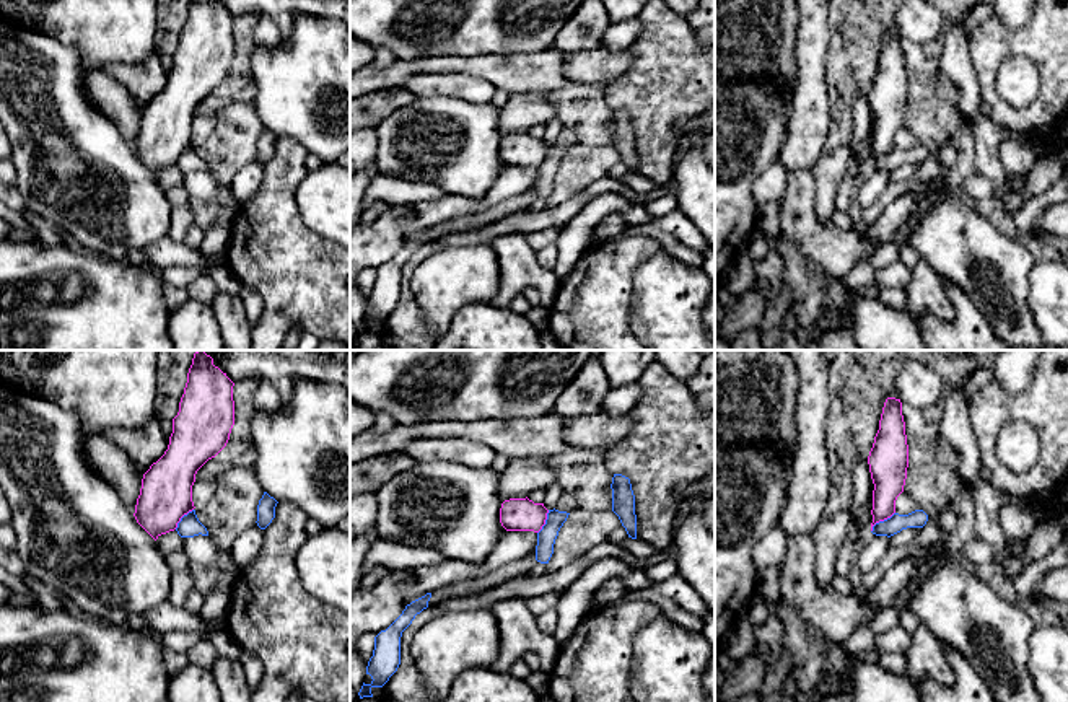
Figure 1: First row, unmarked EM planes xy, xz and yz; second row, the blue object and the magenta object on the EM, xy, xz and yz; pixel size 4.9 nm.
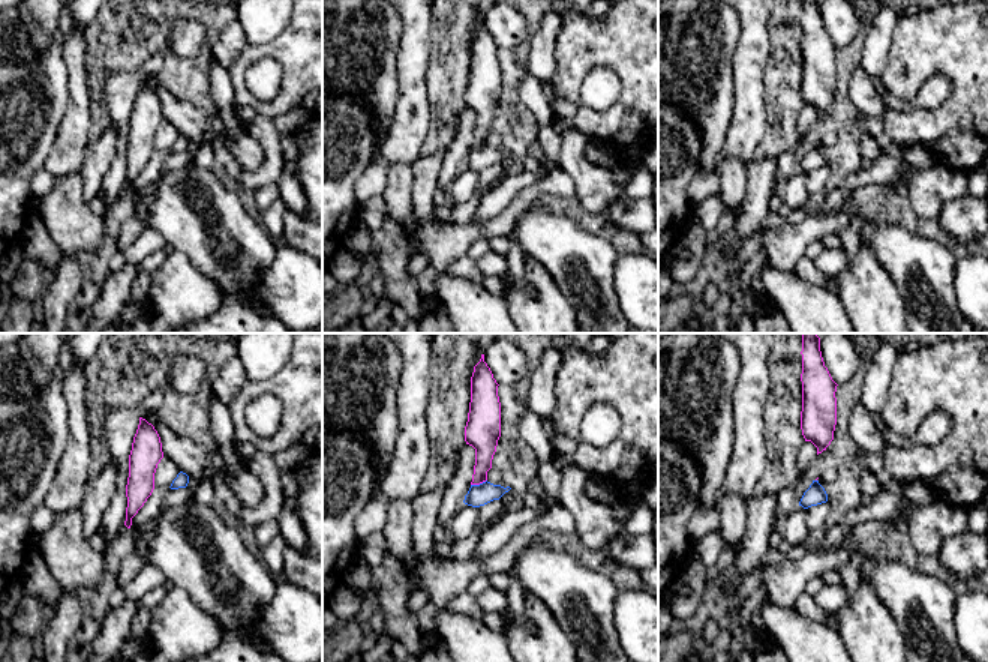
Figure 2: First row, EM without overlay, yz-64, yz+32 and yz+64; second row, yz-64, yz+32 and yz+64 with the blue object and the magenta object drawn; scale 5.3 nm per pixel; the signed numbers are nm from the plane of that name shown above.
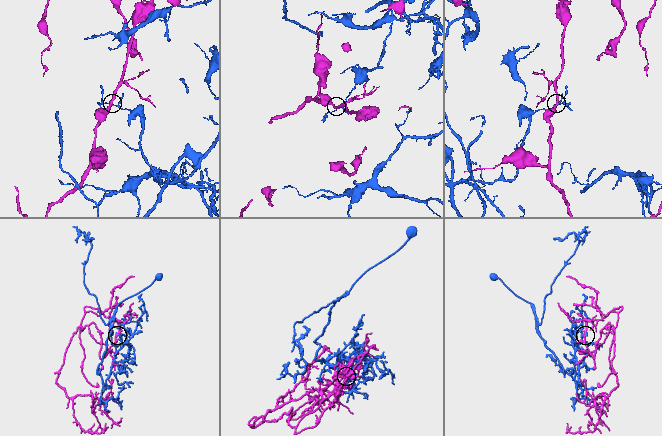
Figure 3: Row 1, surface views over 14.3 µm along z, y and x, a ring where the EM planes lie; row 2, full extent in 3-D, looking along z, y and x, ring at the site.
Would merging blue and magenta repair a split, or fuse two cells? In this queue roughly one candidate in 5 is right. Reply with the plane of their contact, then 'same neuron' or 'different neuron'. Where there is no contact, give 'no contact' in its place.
meets blue in yz; different neuron

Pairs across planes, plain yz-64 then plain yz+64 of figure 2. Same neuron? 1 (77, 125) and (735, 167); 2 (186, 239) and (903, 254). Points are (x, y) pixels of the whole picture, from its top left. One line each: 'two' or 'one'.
1: two
2: one

